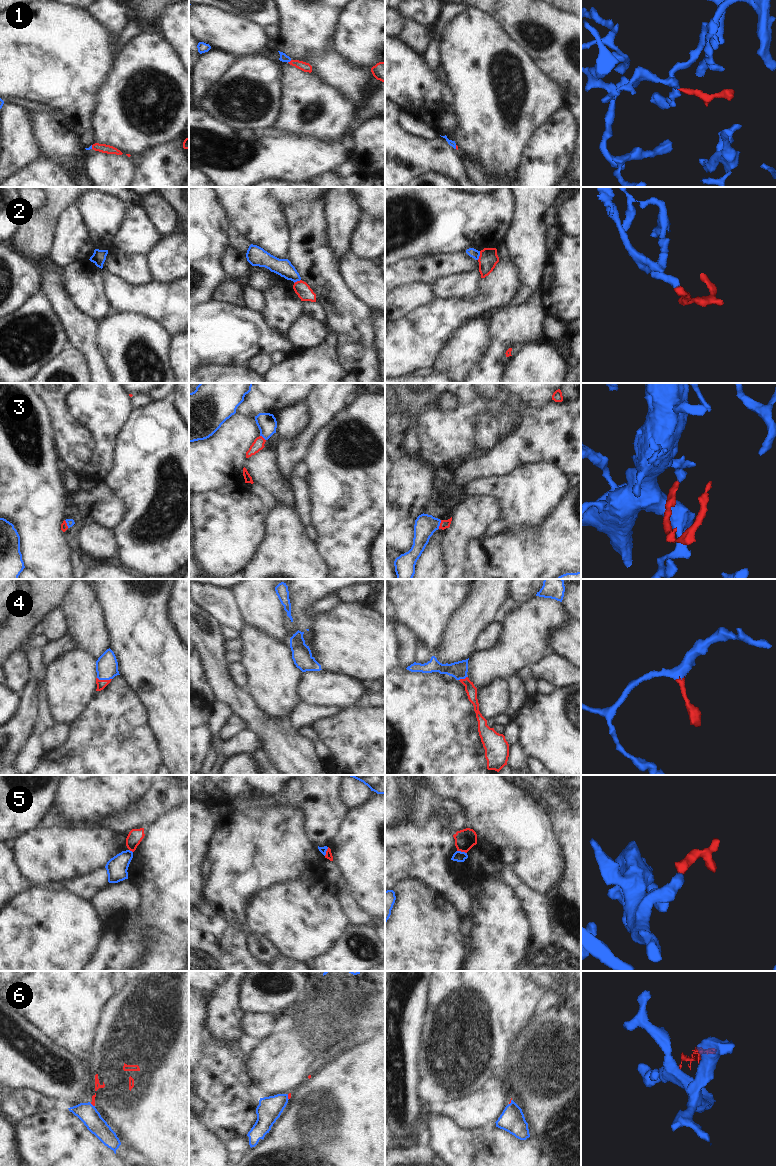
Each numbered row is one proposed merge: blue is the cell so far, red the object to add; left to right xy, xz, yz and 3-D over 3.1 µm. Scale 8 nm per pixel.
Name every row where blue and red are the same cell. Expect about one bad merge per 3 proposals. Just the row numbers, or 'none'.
1, 3, 4

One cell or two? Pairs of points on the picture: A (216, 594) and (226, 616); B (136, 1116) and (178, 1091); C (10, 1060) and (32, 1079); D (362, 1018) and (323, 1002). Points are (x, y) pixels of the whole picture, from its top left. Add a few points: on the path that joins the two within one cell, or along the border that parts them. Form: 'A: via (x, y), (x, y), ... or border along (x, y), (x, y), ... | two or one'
A: via (216, 599), (226, 611) | one
B: via (146, 1106), (161, 1091), (168, 1091) | one
C: via (15, 1062), (27, 1074) | one
D: via (352, 1018), (339, 1018), (333, 1012) | one

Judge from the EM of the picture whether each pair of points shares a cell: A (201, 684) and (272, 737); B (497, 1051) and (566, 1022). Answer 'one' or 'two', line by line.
A: two
B: two

